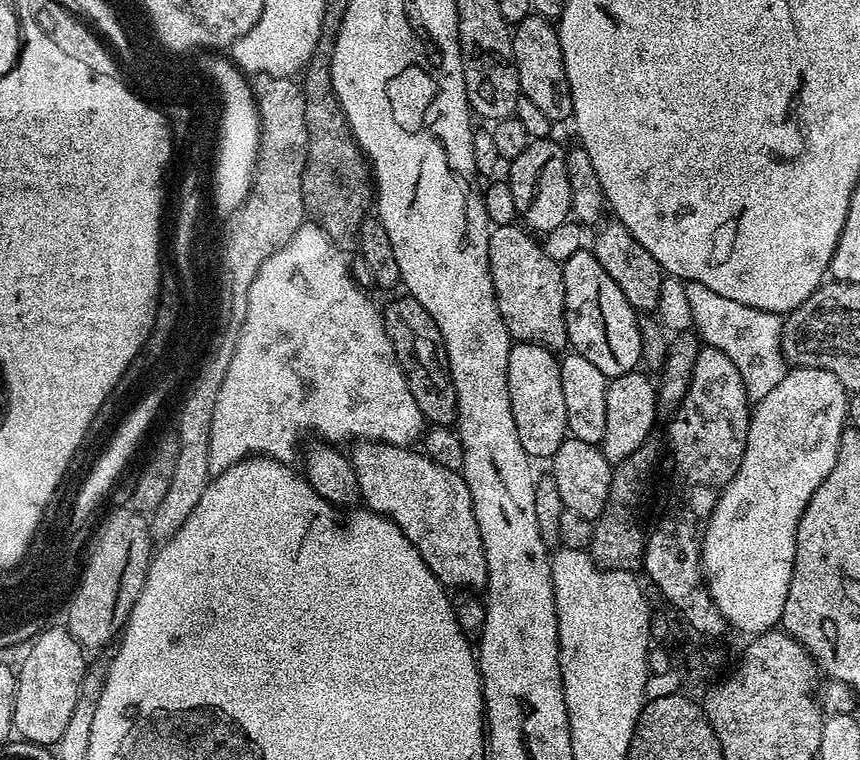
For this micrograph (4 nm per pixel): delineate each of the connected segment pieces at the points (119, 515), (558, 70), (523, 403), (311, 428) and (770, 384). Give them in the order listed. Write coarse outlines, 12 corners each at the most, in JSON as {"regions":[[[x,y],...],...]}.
{"regions":[[[124,506],[95,525],[66,627],[81,648],[121,635],[154,555]],[[530,14],[511,29],[520,95],[572,120],[559,31]],[[513,343],[518,442],[551,458],[569,435],[557,353]],[[311,222],[262,262],[209,473],[426,428],[384,317]],[[689,280],[691,327],[738,366],[749,401],[782,382],[781,313]]]}

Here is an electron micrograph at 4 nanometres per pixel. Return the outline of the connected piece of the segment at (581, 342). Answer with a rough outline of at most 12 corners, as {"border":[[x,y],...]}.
{"border":[[591,250],[562,264],[568,344],[609,378],[641,363],[637,309]]}

